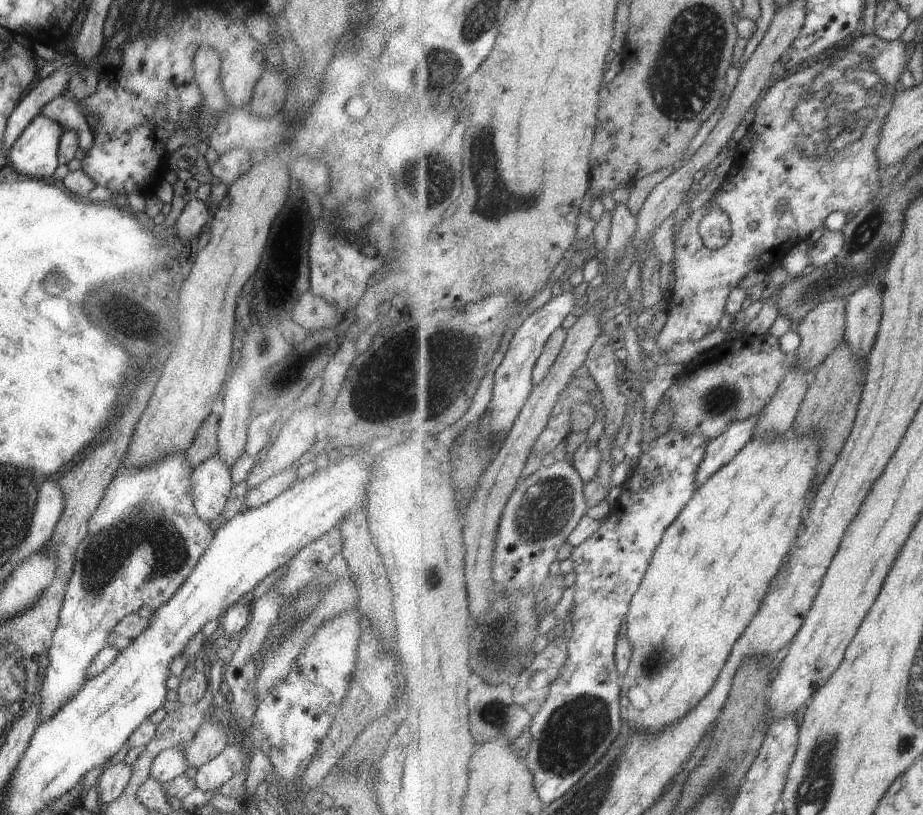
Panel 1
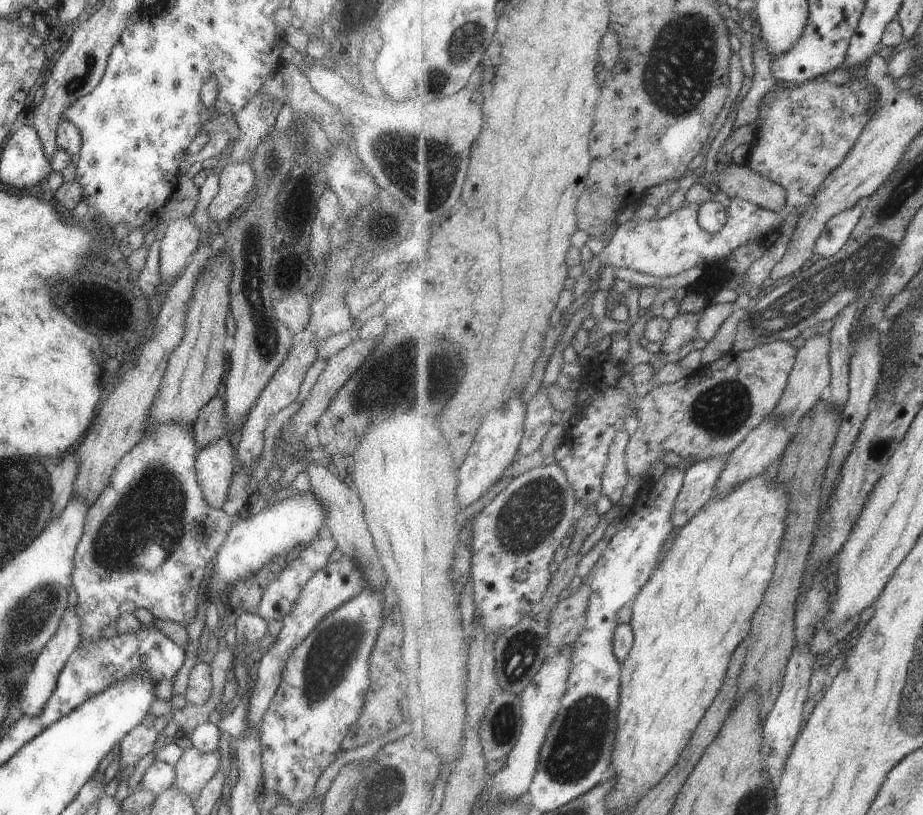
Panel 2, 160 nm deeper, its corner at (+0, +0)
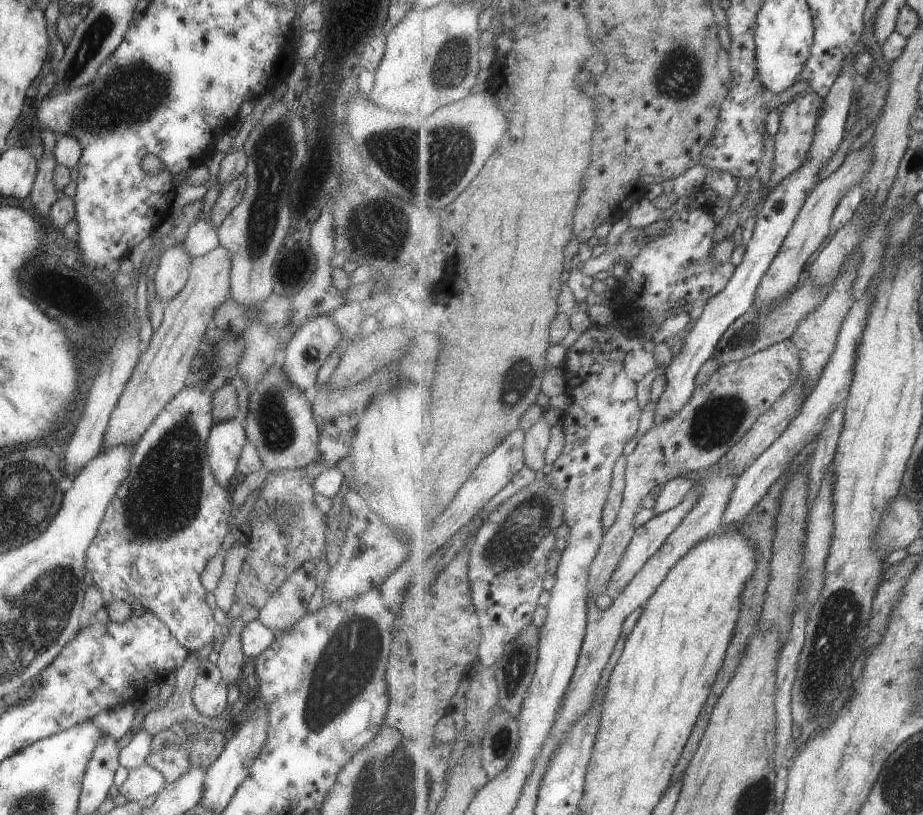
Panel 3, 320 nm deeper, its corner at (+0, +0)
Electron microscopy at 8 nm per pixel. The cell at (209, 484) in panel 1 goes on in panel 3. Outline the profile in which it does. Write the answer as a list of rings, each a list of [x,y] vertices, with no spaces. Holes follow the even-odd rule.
[[[238,416],[213,422],[208,432],[208,439],[203,446],[207,462],[215,480],[227,490],[231,490],[228,480],[235,472],[245,441],[244,425]]]

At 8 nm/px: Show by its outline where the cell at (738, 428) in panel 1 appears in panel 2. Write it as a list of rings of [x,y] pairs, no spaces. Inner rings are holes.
[[[729,455],[696,463],[686,472],[686,480],[679,493],[674,511],[672,525],[675,530],[683,528],[709,503],[713,496],[719,475],[726,465]]]

